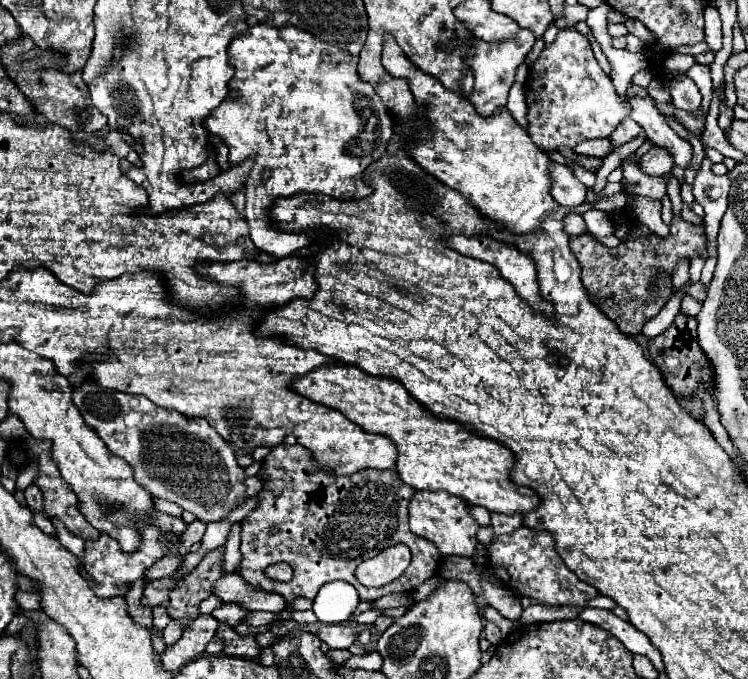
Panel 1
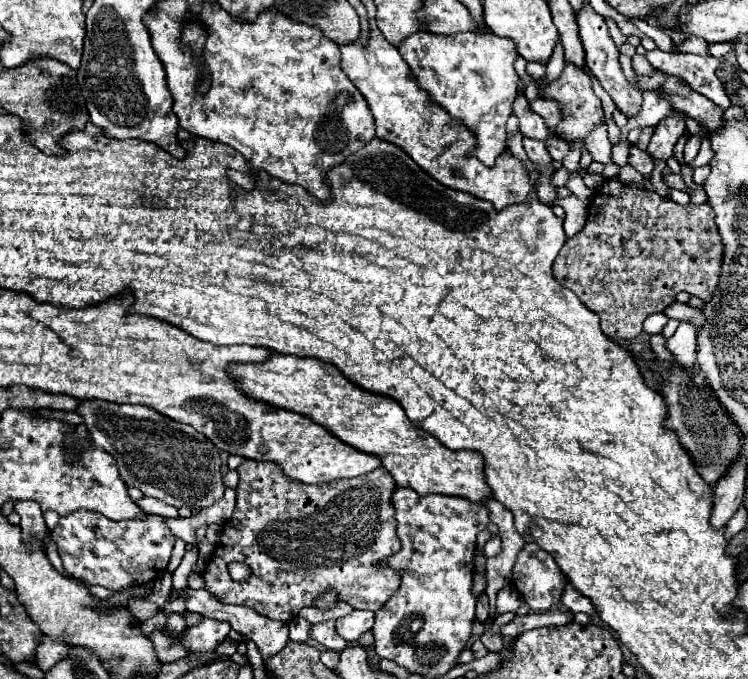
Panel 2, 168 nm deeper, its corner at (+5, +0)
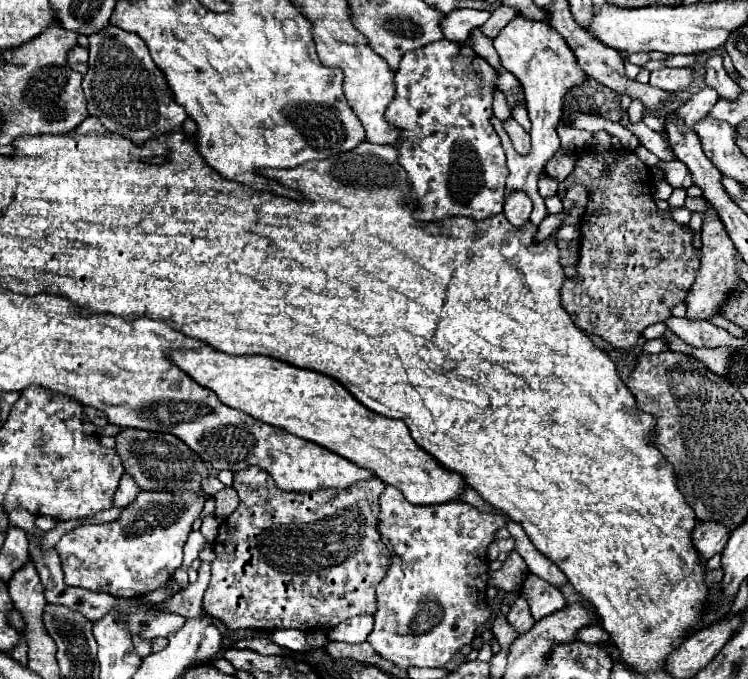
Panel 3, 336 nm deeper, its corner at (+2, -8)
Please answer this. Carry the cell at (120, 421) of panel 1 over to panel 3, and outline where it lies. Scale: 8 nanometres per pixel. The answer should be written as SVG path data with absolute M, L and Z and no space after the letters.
M120 428L116 438L116 452L122 458L126 474L134 478L140 490L148 492L200 492L202 482L208 480L208 468L196 452L192 452L180 438L172 434L148 432L138 428Z

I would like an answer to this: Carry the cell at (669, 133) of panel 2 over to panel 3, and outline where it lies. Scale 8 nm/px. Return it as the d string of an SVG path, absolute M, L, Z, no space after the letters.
M704 88L704 90L696 92L684 106L674 110L674 114L668 114L668 116L682 118L684 124L688 124L688 128L694 128L710 112L710 108L716 104L716 100L718 100L718 92L712 88Z

